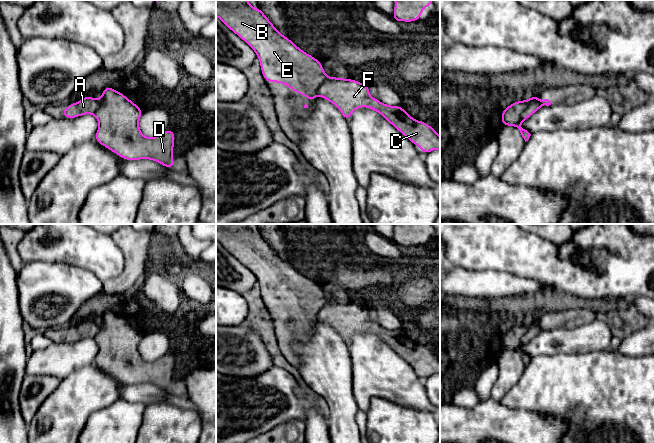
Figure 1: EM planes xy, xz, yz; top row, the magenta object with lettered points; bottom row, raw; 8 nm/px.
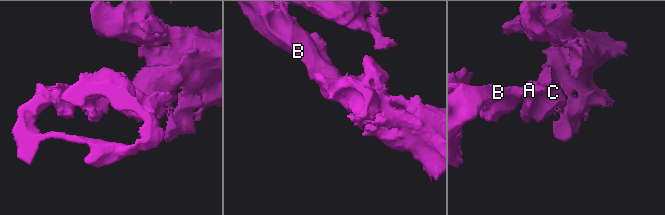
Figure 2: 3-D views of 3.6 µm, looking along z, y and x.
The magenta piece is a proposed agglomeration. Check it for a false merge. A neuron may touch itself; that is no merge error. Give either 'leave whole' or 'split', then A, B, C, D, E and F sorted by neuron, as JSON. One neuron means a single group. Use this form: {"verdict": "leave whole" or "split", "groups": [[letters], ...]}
{"verdict": "leave whole", "groups": [["A", "B", "C", "D", "E", "F"]]}

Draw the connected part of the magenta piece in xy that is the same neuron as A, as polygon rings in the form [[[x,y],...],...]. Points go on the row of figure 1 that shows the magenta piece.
[[[107,86],[102,98],[83,96],[83,100],[62,110],[64,118],[94,114],[99,122],[95,140],[124,160],[151,159],[172,170],[175,133],[168,128],[163,133],[148,138],[139,129],[143,110],[123,93]]]

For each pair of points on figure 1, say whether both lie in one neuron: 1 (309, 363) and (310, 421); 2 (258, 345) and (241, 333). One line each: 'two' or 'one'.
1: two
2: one

